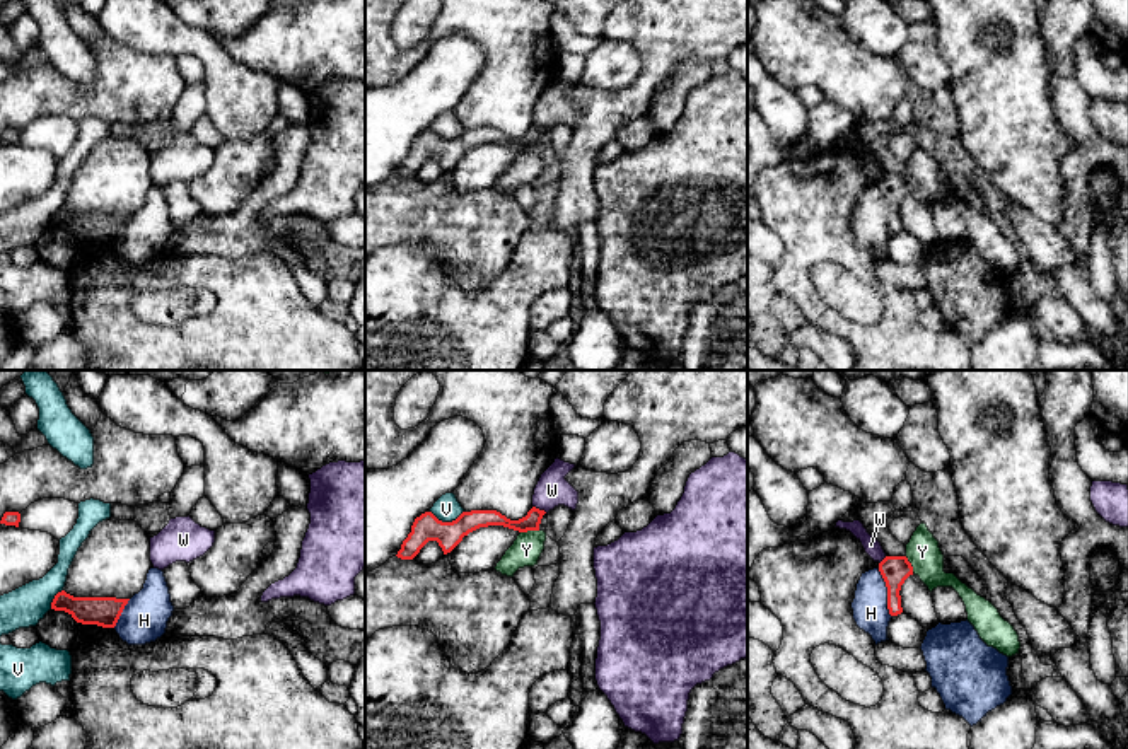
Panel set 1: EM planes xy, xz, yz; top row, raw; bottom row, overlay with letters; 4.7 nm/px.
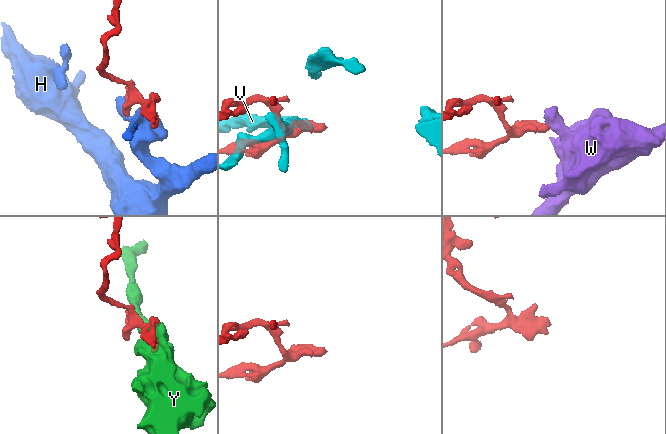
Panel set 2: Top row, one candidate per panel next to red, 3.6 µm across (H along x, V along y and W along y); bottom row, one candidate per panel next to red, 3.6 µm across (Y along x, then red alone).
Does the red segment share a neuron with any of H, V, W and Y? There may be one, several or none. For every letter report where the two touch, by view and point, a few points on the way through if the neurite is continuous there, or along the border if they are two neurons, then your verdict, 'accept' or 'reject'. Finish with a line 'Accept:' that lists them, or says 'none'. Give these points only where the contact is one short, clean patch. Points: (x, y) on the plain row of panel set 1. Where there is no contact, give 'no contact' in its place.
H: yz (888, 210) | along yz (877, 186), (886, 205), (886, 226), (891, 234) | reject
V: xz (447, 140) | reject
W: xz (538, 127) | along xz (533, 123), (546, 130) | reject
Y: xz (529, 147) | reject
Accept: none

